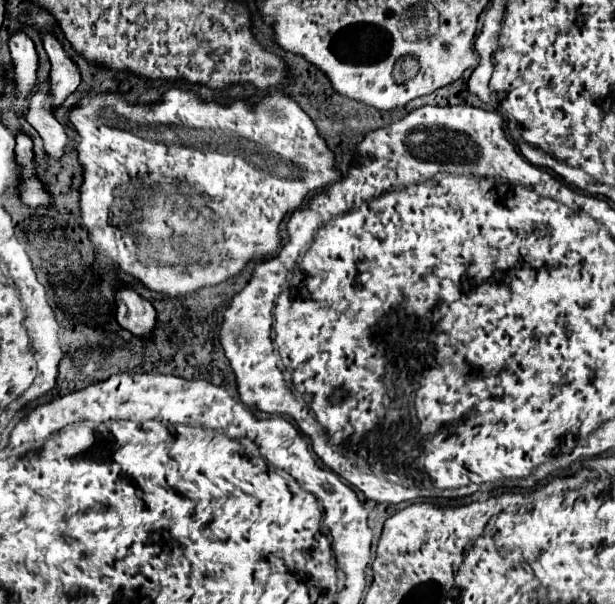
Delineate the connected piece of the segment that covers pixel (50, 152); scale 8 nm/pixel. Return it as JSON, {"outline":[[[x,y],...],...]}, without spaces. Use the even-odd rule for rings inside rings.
{"outline":[[[44,84],[30,98],[30,112],[28,112],[26,120],[40,134],[48,160],[58,162],[62,156],[62,150],[66,146],[66,132],[64,132],[64,126],[48,110],[48,104],[50,104],[50,92],[48,92],[50,88],[48,86],[50,84]]]}

